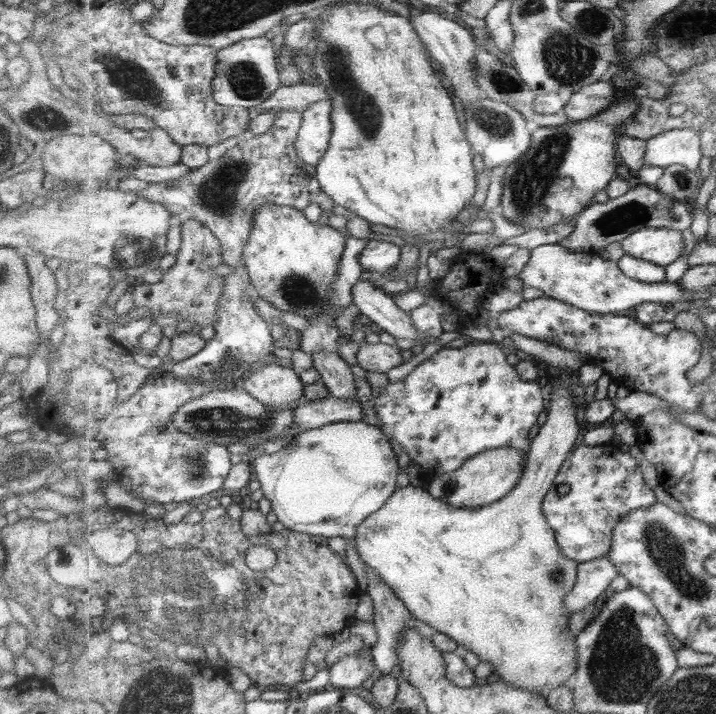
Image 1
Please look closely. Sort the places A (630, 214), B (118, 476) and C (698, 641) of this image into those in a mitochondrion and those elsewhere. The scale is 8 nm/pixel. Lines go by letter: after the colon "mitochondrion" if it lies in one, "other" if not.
A: mitochondrion
B: other
C: other

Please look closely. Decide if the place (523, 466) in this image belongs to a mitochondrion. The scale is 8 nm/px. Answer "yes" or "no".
no

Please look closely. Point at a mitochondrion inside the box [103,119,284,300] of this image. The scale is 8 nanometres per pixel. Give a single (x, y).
(219, 194)

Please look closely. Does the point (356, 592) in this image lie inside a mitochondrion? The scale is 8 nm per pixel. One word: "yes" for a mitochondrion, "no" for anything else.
no

